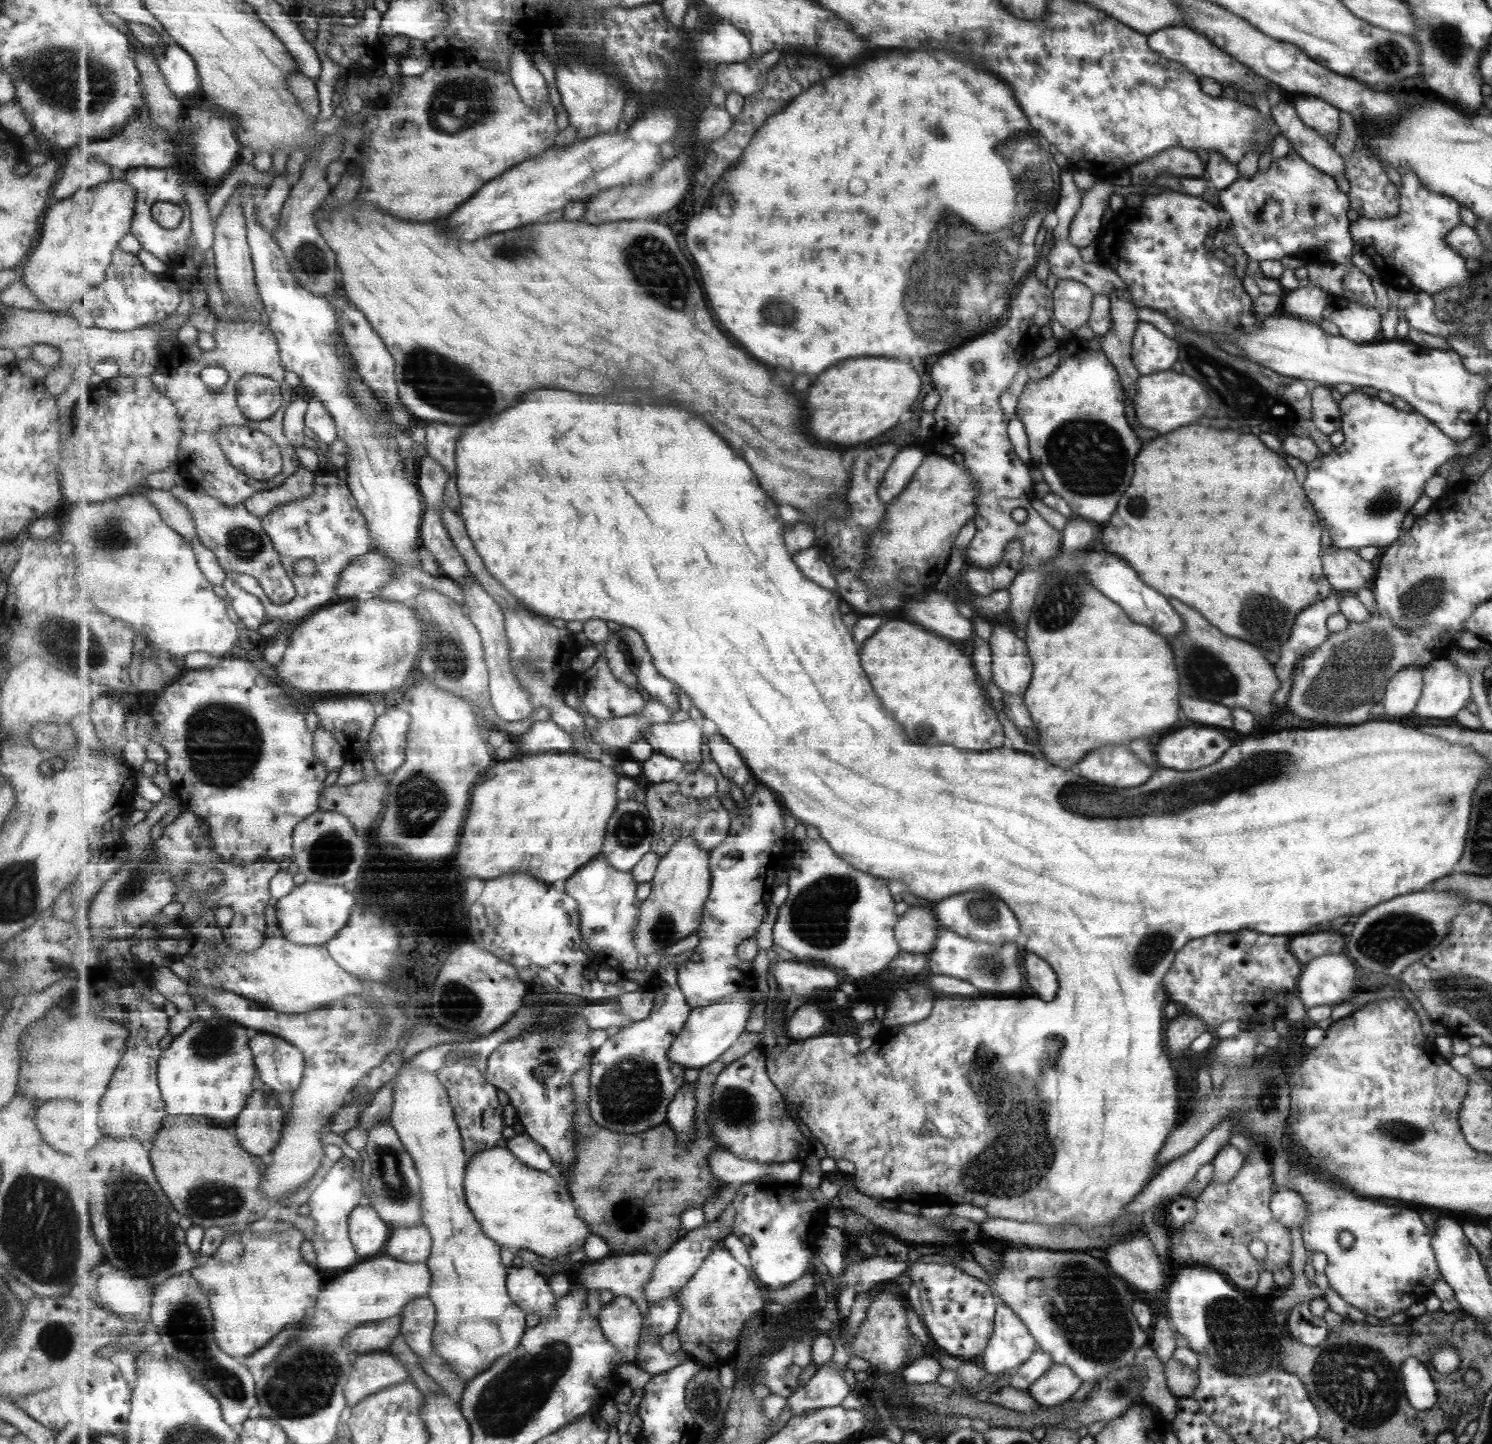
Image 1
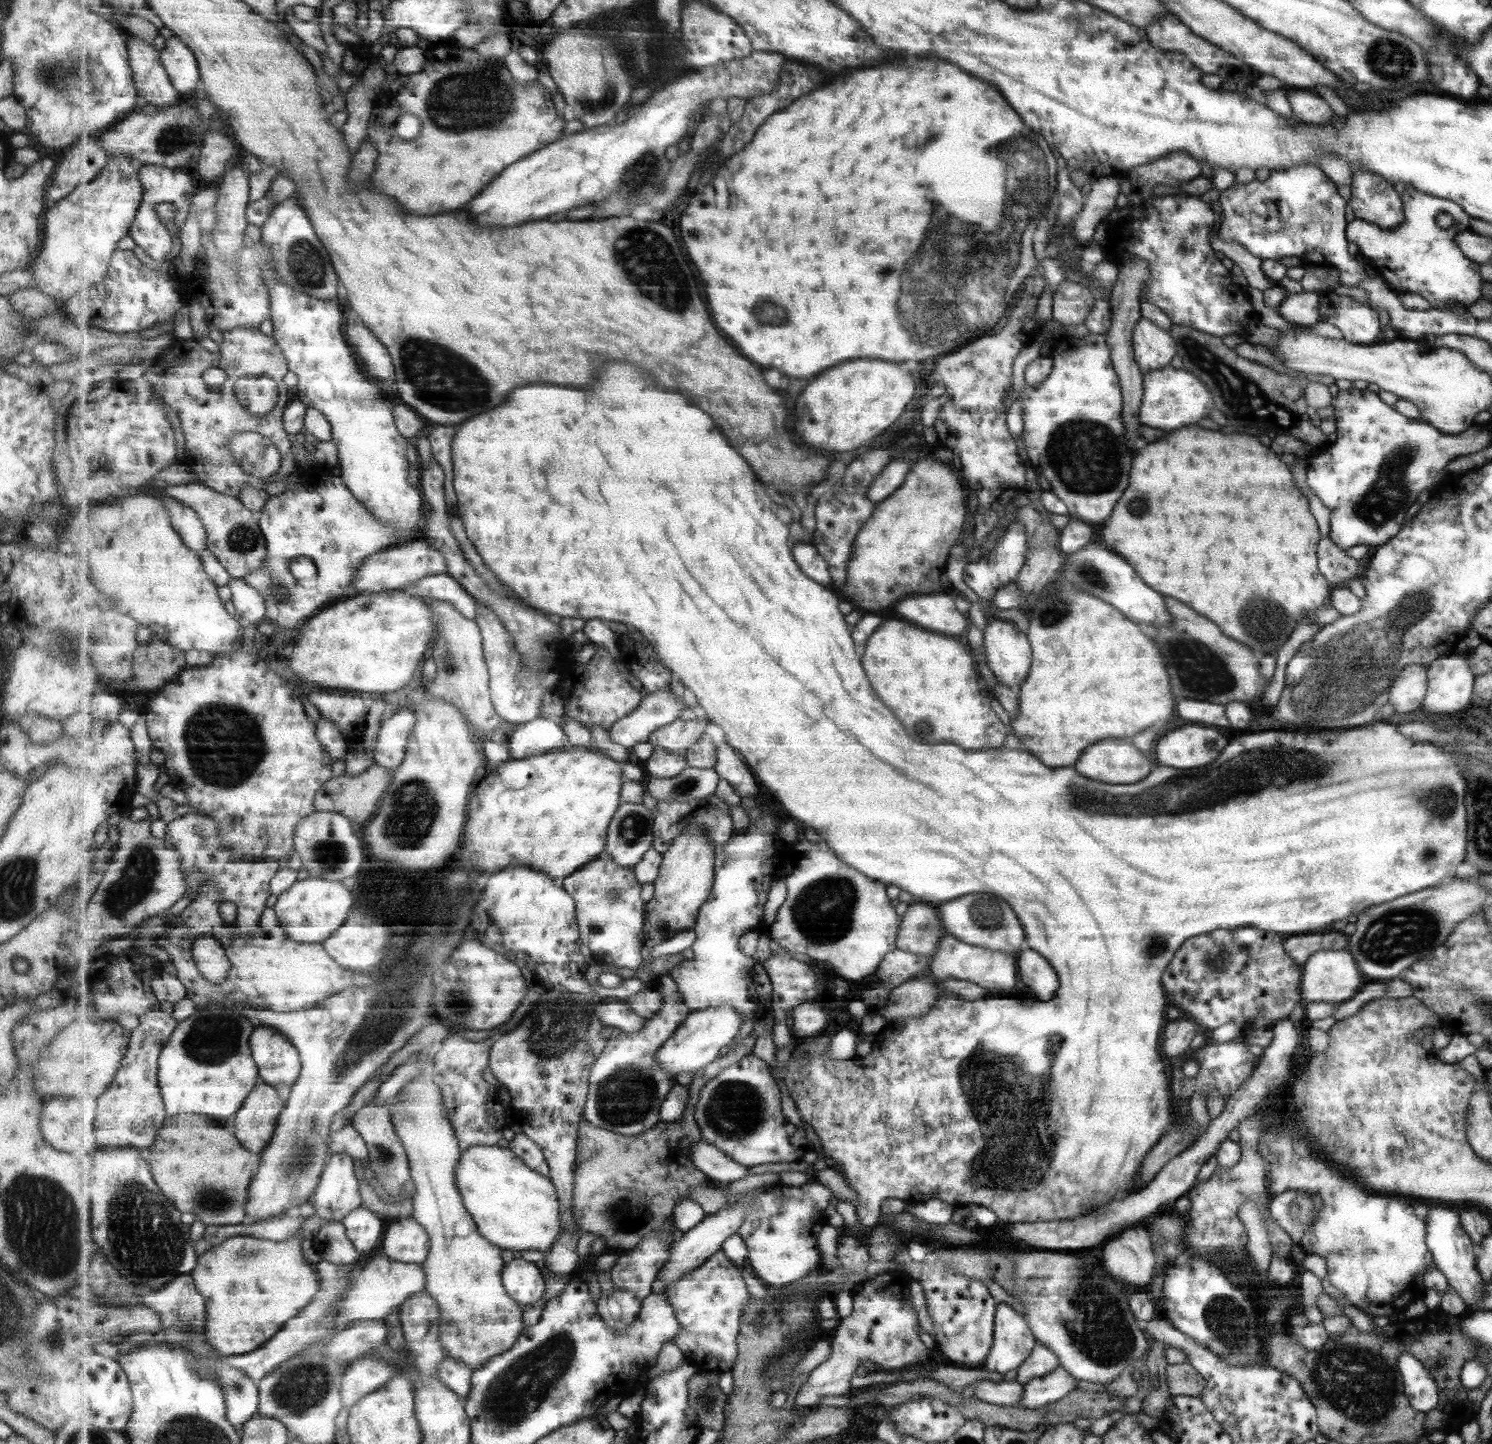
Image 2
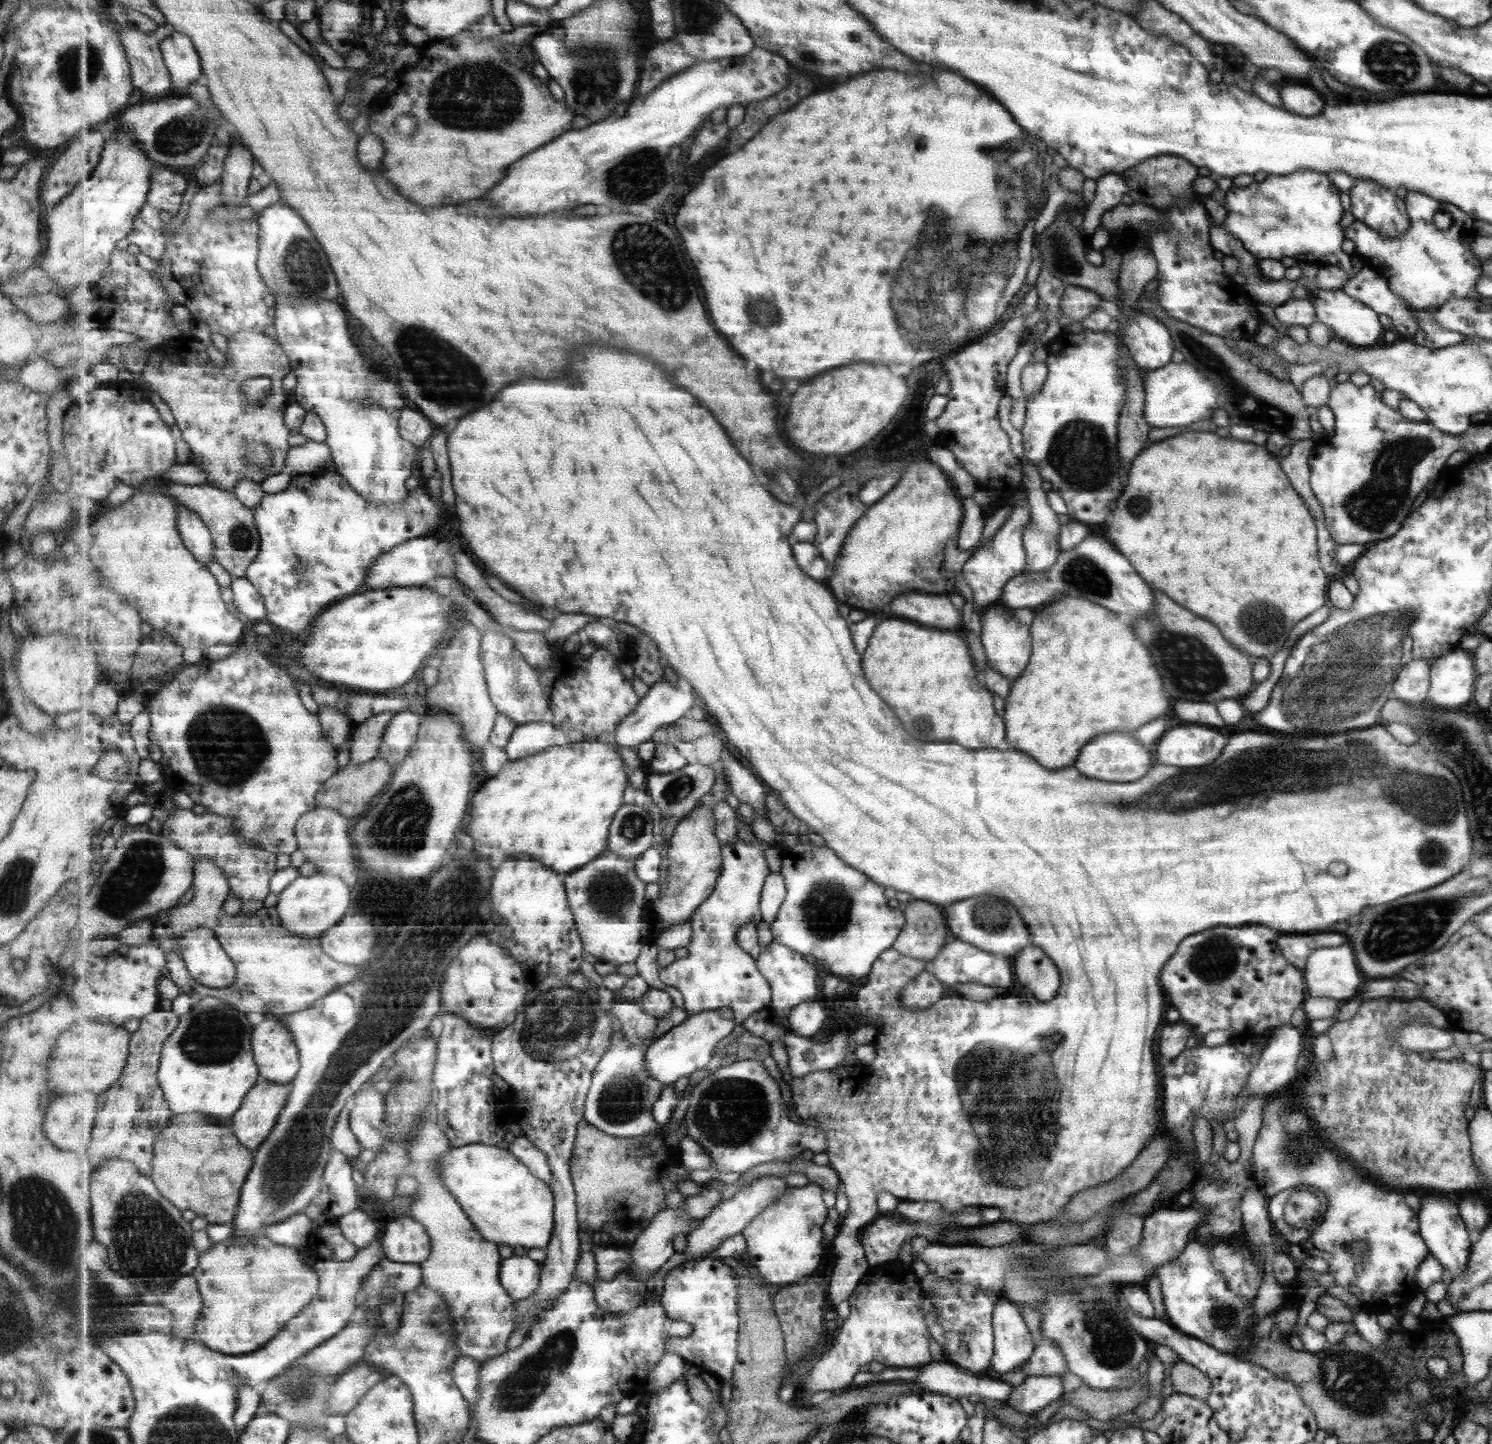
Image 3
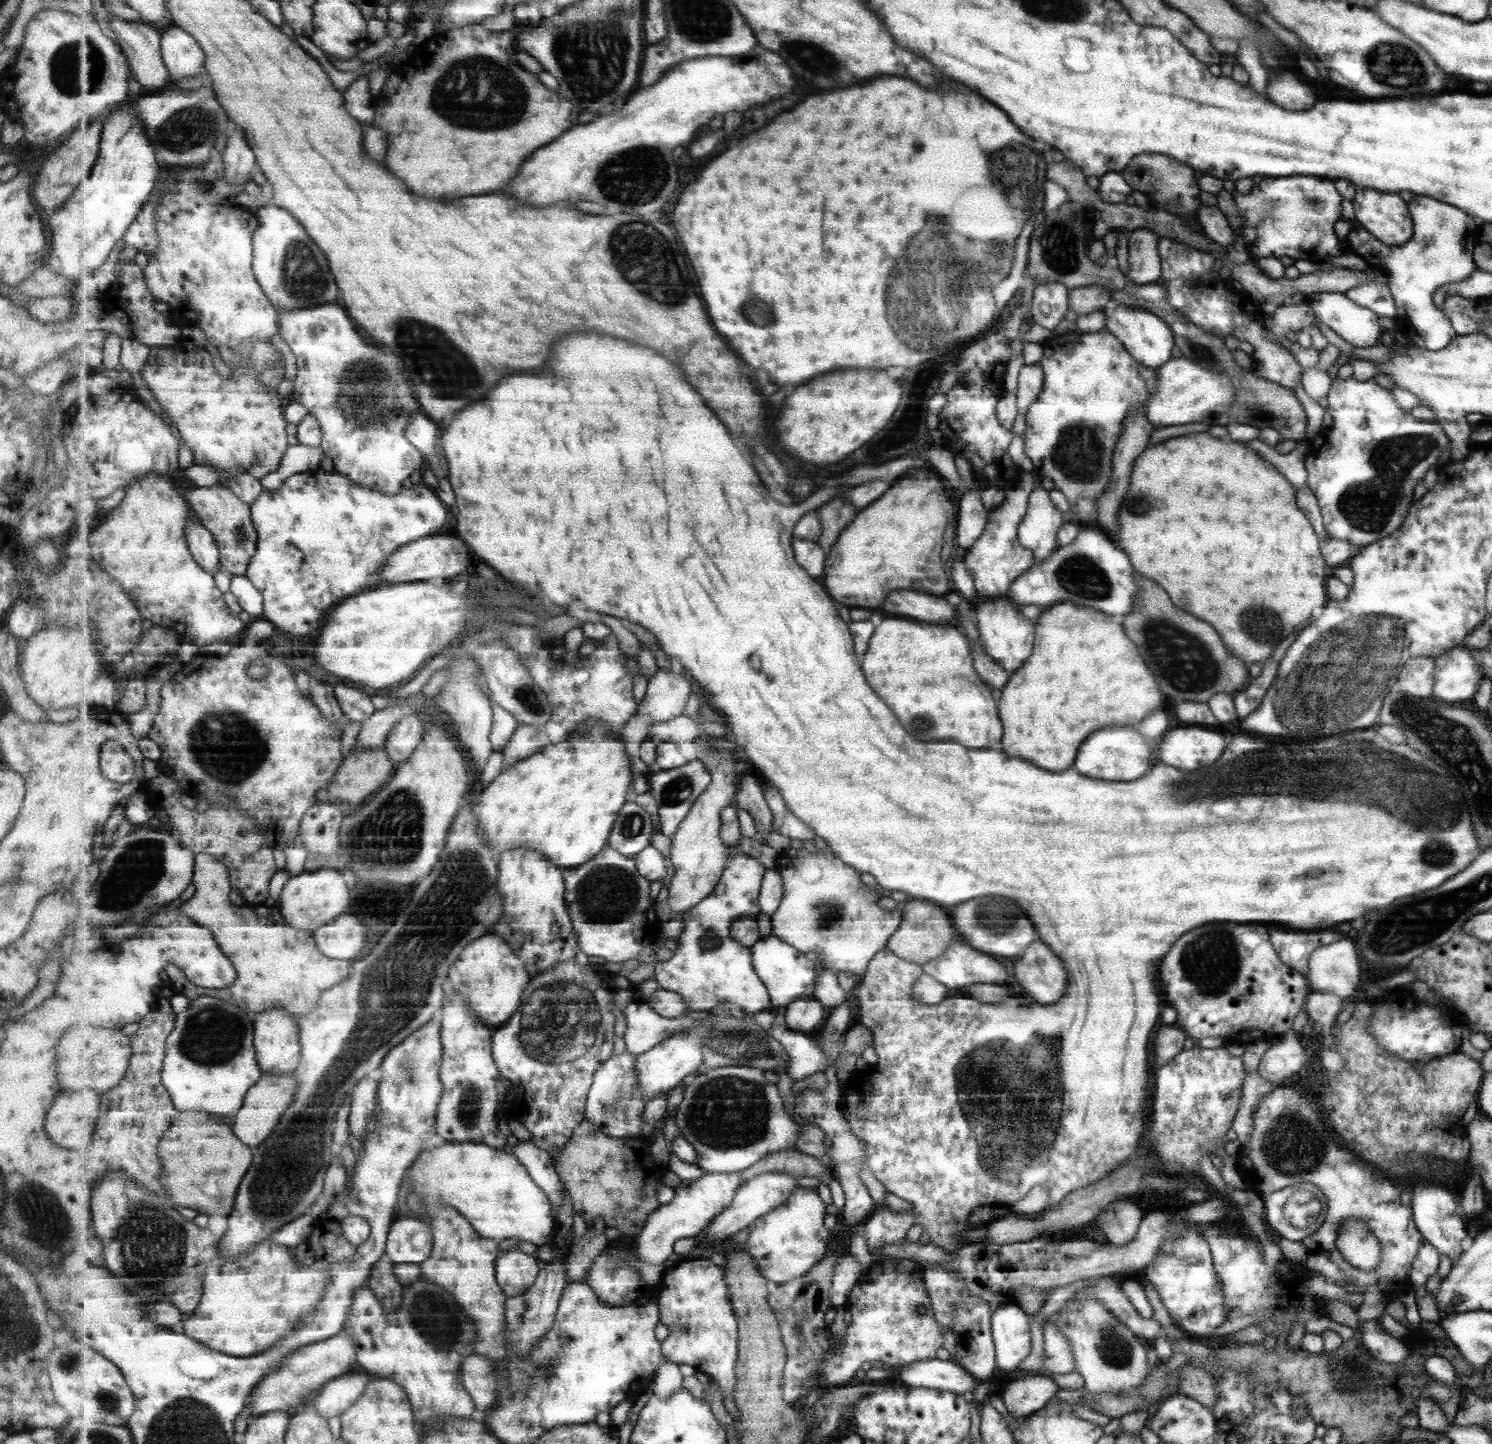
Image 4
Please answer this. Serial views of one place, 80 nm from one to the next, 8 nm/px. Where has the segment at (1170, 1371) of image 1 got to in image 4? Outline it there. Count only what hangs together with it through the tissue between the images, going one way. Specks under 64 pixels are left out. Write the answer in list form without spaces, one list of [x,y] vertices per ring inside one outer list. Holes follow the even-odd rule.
[[[1186,1363],[1179,1370],[1179,1394],[1192,1398],[1211,1410],[1220,1393],[1215,1378],[1207,1371],[1193,1368]]]

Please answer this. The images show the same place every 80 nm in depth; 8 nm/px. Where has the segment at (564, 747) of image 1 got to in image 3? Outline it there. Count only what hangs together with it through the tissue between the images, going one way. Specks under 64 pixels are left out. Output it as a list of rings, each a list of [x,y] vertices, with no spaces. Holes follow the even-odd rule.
[[[533,722],[518,725],[506,746],[510,761],[539,754],[553,745],[553,732],[557,729],[553,722]]]

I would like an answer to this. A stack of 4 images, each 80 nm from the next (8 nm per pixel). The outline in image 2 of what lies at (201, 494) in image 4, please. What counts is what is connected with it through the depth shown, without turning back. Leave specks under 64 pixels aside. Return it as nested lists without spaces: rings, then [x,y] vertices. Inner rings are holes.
[[[201,482],[168,486],[164,492],[199,514],[208,532],[207,548],[212,550],[232,578],[246,580],[255,570],[263,568],[269,551],[259,524],[261,512],[249,510],[239,498],[221,494]]]

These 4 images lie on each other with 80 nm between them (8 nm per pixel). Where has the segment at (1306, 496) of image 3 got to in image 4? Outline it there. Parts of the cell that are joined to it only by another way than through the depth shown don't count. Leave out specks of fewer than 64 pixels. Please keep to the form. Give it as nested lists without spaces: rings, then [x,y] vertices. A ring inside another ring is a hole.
[[[1308,438],[1299,440],[1295,450],[1289,454],[1279,454],[1273,450],[1273,447],[1267,446],[1260,440],[1253,439],[1249,442],[1243,442],[1243,446],[1255,450],[1255,454],[1261,454],[1261,458],[1267,458],[1267,462],[1271,462],[1277,470],[1281,470],[1281,474],[1286,477],[1286,481],[1291,483],[1294,488],[1306,487],[1306,470],[1304,467],[1304,456],[1308,446]]]

